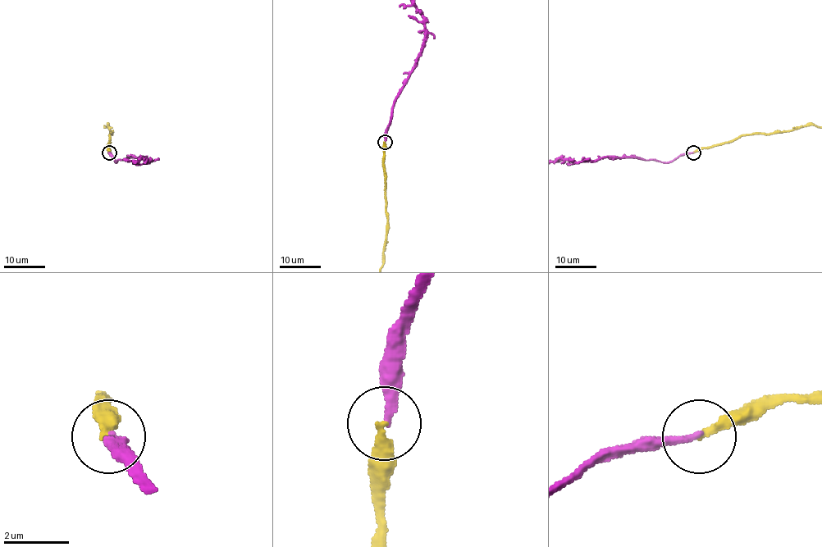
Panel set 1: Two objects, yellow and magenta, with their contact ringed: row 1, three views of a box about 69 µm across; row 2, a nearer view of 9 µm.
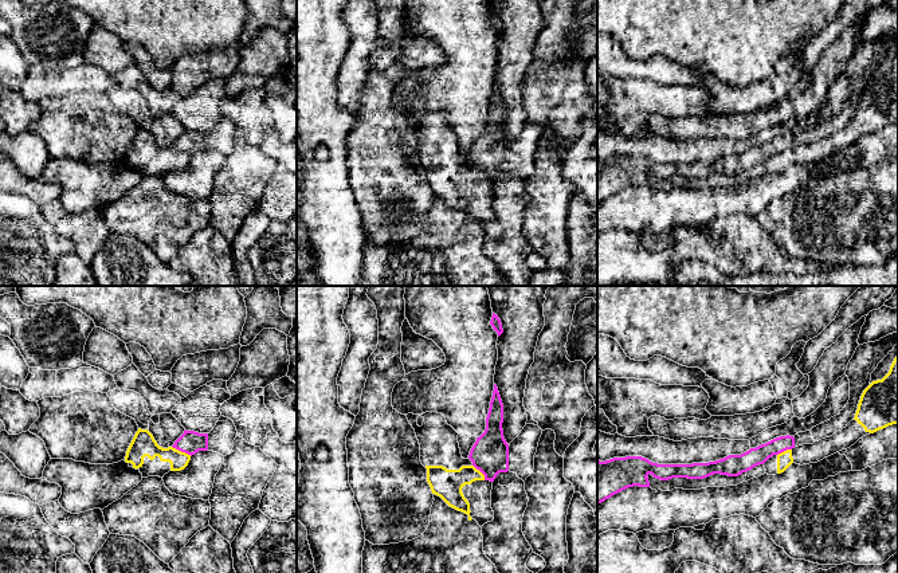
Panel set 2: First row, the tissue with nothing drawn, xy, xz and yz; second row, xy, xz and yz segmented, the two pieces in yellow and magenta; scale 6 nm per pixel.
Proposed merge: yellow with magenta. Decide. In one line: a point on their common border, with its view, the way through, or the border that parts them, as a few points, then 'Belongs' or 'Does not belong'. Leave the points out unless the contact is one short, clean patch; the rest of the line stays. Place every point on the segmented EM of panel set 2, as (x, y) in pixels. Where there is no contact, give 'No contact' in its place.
Touches yellow at xy (180, 451). Boundary: xy (172, 446), (191, 455). Does not belong

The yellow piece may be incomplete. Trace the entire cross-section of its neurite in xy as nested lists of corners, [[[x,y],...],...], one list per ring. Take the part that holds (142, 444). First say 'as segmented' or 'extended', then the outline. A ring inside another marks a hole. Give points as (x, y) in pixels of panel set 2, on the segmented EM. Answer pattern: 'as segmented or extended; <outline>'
extended; [[[148,429],[136,432],[125,456],[129,467],[138,468],[142,478],[164,478],[169,471],[184,470],[191,460],[191,455],[173,447],[162,448],[157,444]]]

